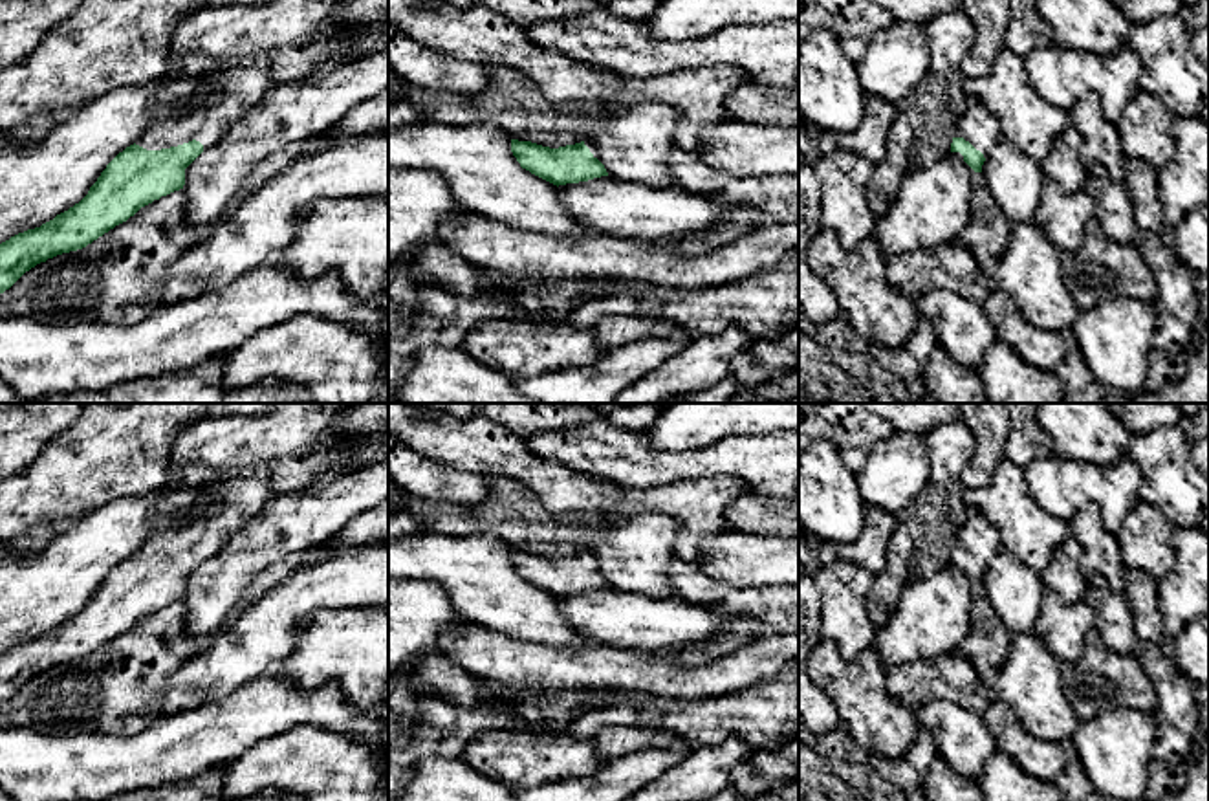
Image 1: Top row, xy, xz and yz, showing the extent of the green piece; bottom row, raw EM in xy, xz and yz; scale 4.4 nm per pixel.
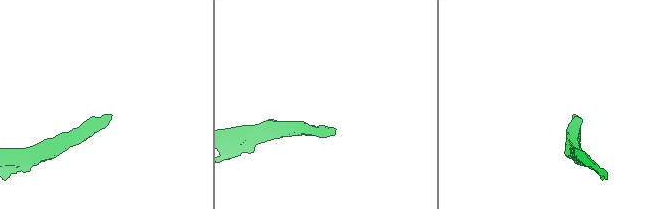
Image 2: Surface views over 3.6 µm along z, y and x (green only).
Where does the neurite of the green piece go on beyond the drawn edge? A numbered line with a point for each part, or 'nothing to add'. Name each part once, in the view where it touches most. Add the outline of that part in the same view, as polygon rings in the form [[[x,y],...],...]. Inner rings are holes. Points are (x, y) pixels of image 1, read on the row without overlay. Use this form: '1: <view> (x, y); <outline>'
1: xy (207, 528); [[[266,467],[244,471],[211,488],[205,493],[207,500],[189,515],[183,526],[152,532],[136,555],[161,561],[196,550],[207,561],[273,495]]]

